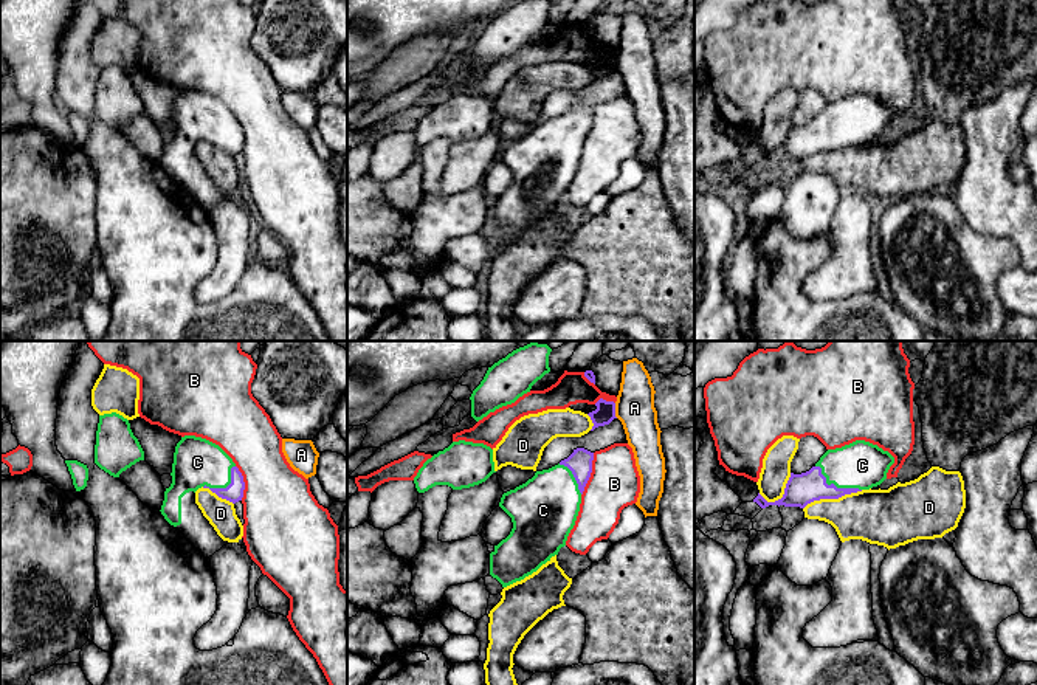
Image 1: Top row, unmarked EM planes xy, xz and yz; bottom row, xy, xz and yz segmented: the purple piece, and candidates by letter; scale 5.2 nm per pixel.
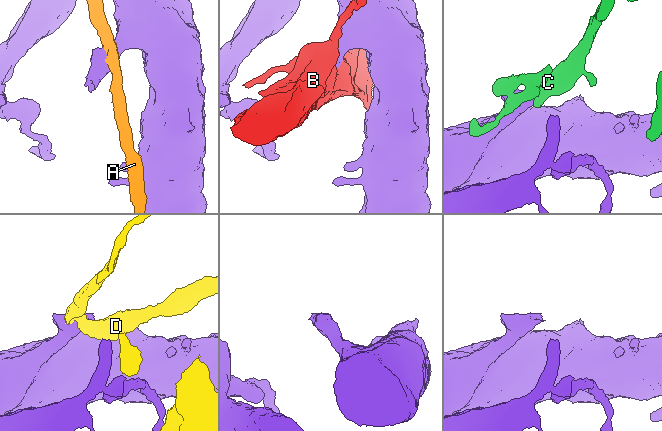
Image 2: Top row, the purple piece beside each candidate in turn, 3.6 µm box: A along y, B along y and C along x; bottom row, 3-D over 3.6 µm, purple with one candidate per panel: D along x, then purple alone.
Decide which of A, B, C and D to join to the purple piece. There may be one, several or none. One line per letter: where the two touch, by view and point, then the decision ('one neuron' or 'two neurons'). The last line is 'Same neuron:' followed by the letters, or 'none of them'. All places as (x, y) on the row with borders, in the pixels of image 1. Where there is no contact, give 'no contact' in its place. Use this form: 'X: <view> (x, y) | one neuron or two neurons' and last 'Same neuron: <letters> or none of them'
A: xz (614, 411) | two neurons
B: xz (589, 475) | two neurons
C: yz (833, 484) | one neuron
D: yz (833, 498) | two neurons
Same neuron: C

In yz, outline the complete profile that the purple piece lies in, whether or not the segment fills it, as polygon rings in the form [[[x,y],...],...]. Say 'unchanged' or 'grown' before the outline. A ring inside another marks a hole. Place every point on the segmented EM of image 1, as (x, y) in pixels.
grown; [[[856,440],[842,448],[828,449],[809,471],[791,473],[781,499],[767,502],[758,493],[753,502],[761,508],[769,505],[804,508],[814,501],[839,499],[880,485],[893,463],[894,457],[888,451],[870,442]]]

